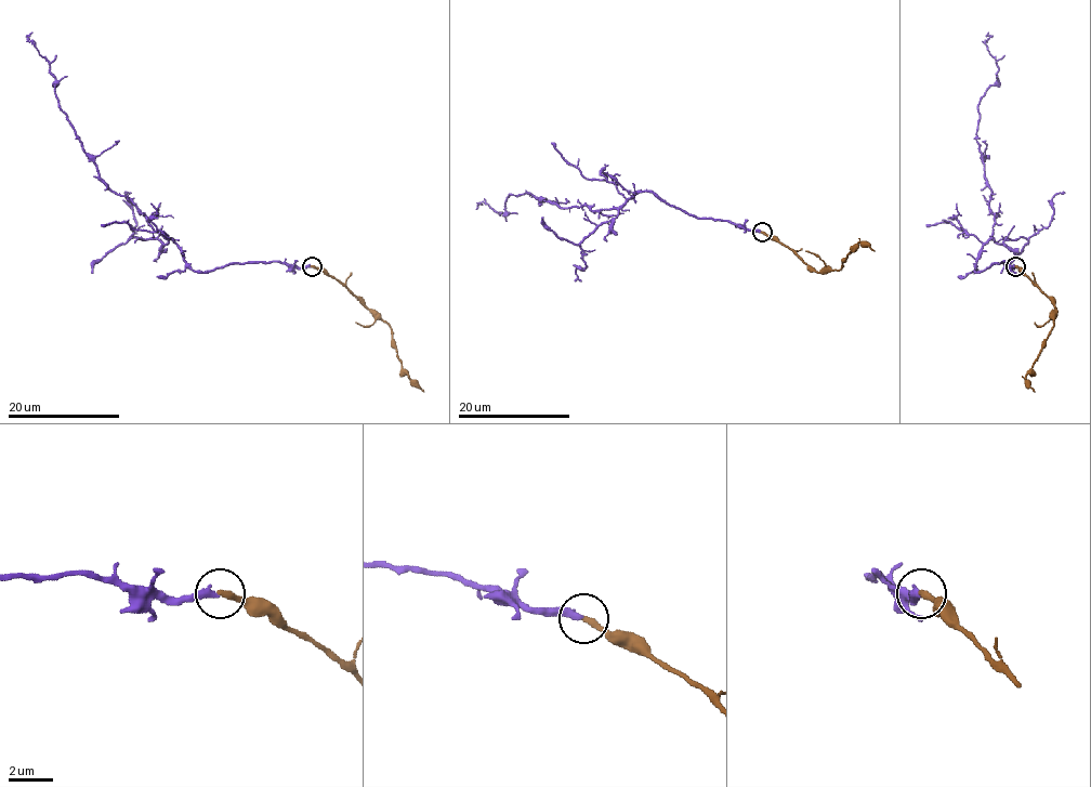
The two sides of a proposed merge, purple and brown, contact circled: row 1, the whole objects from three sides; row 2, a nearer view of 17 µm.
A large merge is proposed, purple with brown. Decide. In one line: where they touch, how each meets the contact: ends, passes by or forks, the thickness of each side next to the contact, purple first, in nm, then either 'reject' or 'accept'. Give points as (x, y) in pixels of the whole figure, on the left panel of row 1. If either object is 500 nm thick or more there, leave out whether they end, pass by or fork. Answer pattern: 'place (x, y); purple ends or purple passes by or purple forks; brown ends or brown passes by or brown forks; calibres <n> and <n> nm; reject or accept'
place (312, 266); purple ends; brown ends; calibres 360 and 280 nm; reject

